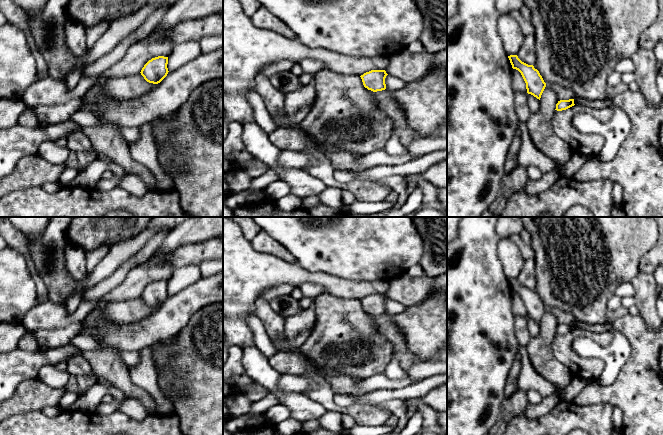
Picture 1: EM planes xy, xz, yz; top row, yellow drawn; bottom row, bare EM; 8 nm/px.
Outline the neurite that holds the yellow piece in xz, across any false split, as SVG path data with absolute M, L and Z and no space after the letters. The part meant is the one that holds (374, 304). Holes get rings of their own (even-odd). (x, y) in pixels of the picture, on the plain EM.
M371 294L360 301L365 312L377 316L386 313L385 302L387 299L385 294Z

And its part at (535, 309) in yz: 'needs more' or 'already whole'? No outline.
already whole

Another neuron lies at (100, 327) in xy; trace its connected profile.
M102 320L100 323L95 325L95 329L98 334L102 333L108 326L115 325L115 324L120 324L119 322L114 322L110 320Z

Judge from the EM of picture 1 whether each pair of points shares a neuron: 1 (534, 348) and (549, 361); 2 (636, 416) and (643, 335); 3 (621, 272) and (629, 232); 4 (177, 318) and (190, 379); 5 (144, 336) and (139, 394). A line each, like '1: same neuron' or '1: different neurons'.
1: same neuron
2: same neuron
3: same neuron
4: different neurons
5: different neurons

